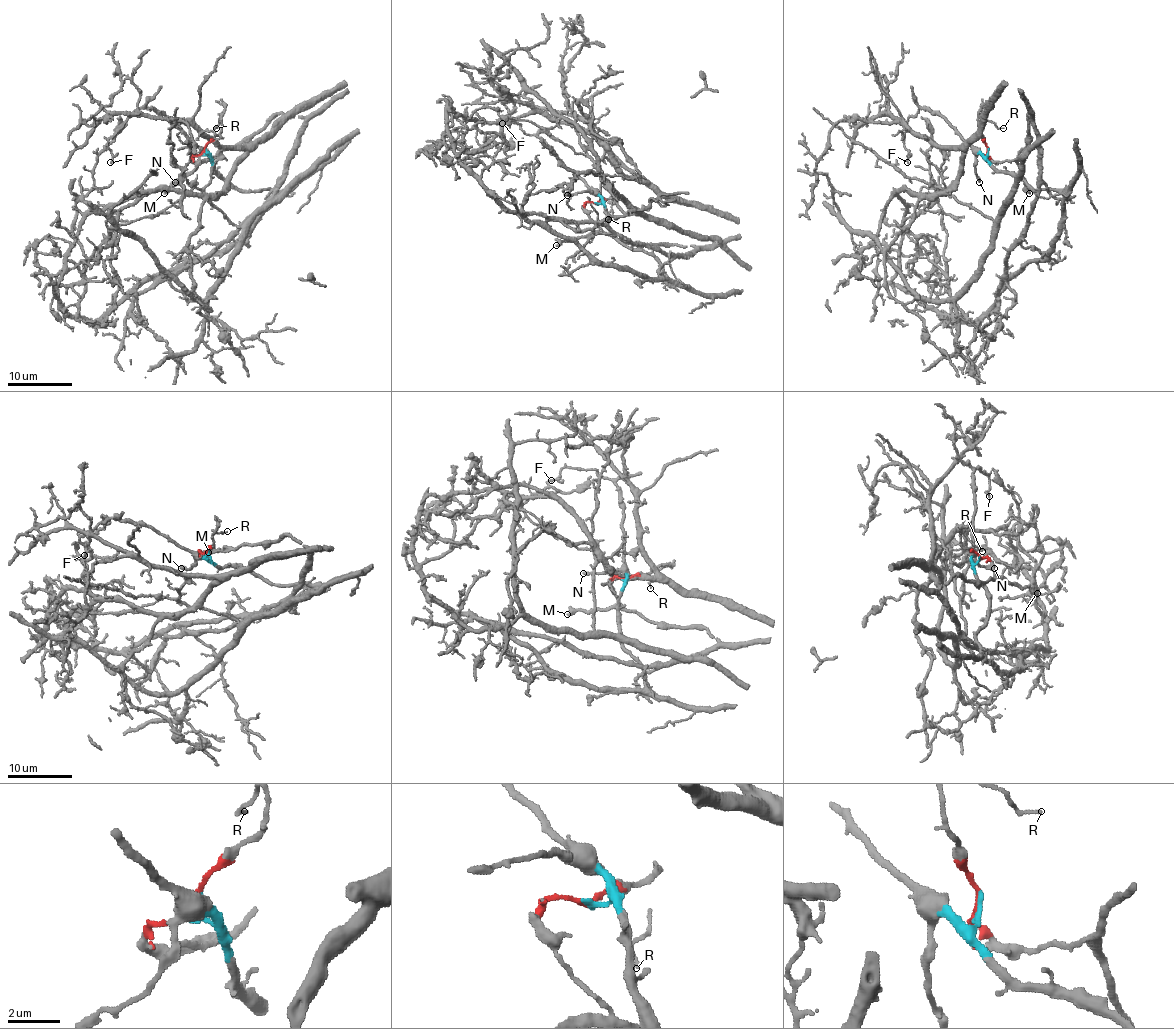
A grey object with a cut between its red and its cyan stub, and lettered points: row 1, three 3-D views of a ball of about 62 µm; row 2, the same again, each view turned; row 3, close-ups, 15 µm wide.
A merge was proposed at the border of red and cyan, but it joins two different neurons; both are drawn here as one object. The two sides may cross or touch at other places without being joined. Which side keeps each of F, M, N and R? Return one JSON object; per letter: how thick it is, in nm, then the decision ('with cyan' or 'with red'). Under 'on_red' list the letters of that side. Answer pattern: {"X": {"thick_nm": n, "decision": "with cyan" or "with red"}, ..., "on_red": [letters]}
{"F": {"thick_nm": 100, "decision": "with cyan"}, "M": {"thick_nm": 320, "decision": "with red"}, "N": {"thick_nm": 320, "decision": "with cyan"}, "R": {"thick_nm": 120, "decision": "with red"}, "on_red": ["M", "R"]}

